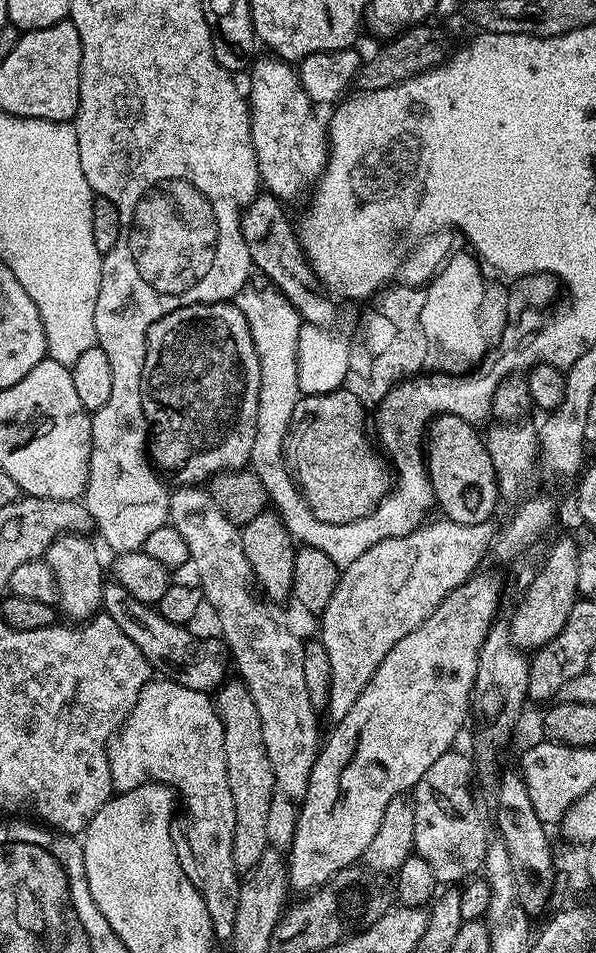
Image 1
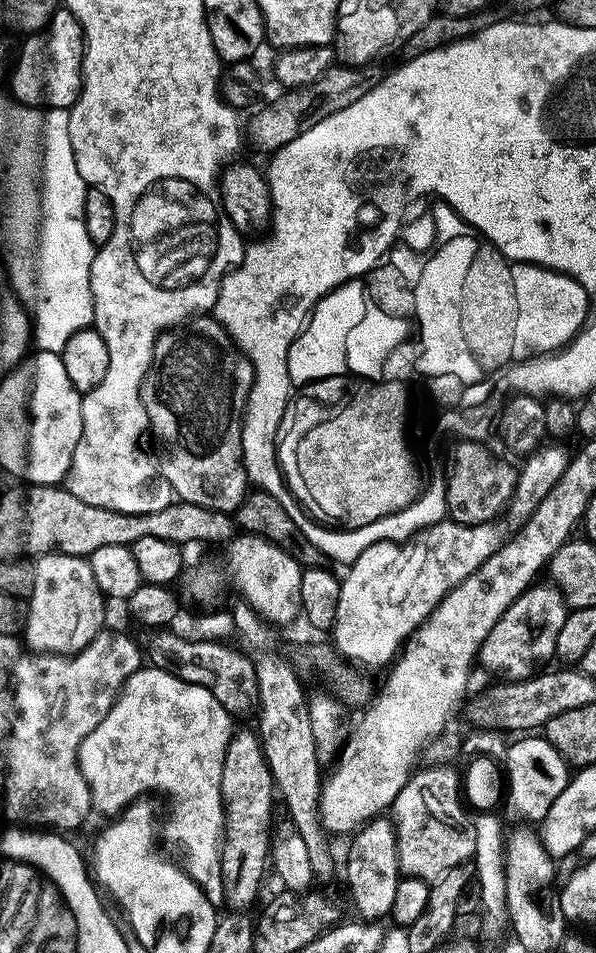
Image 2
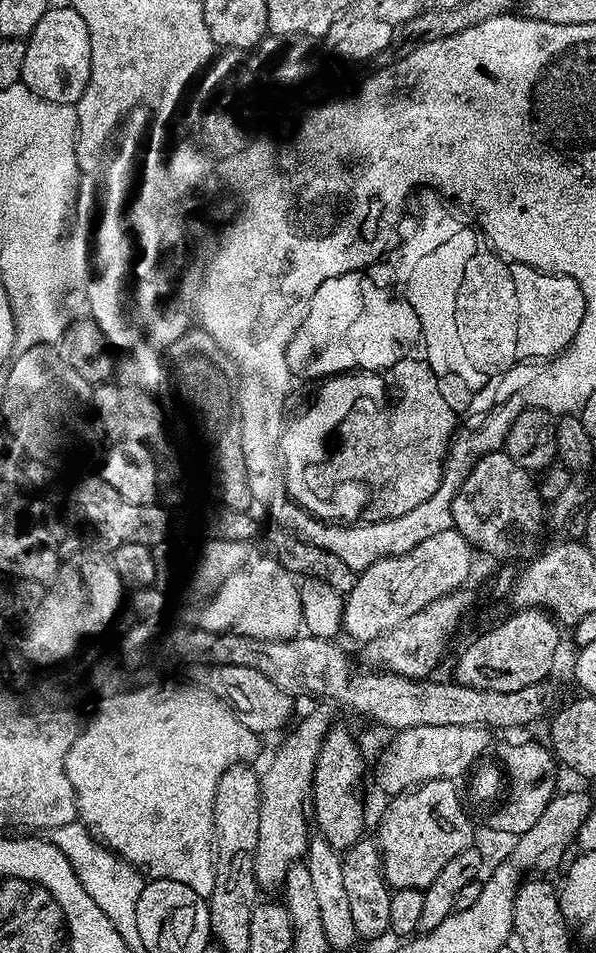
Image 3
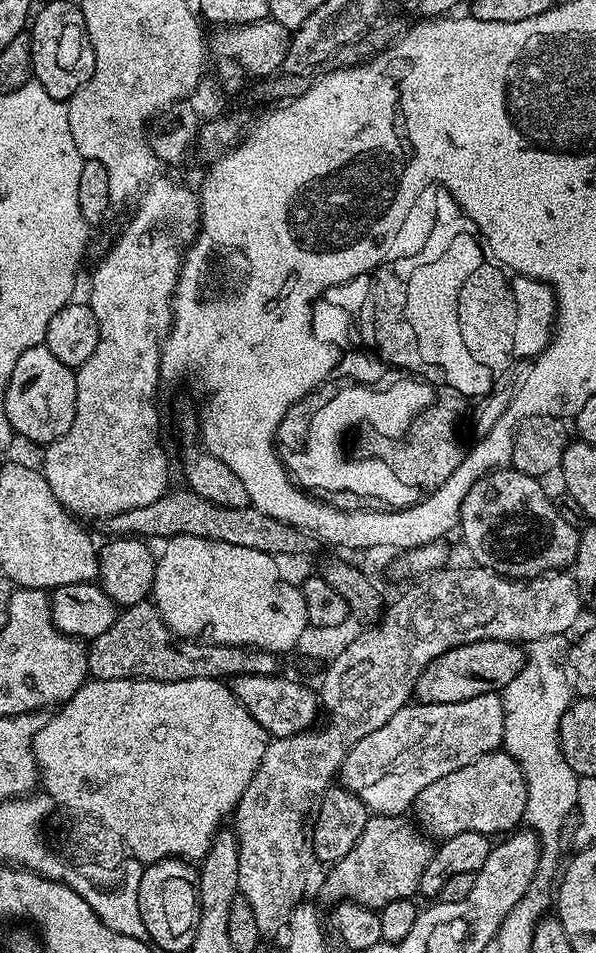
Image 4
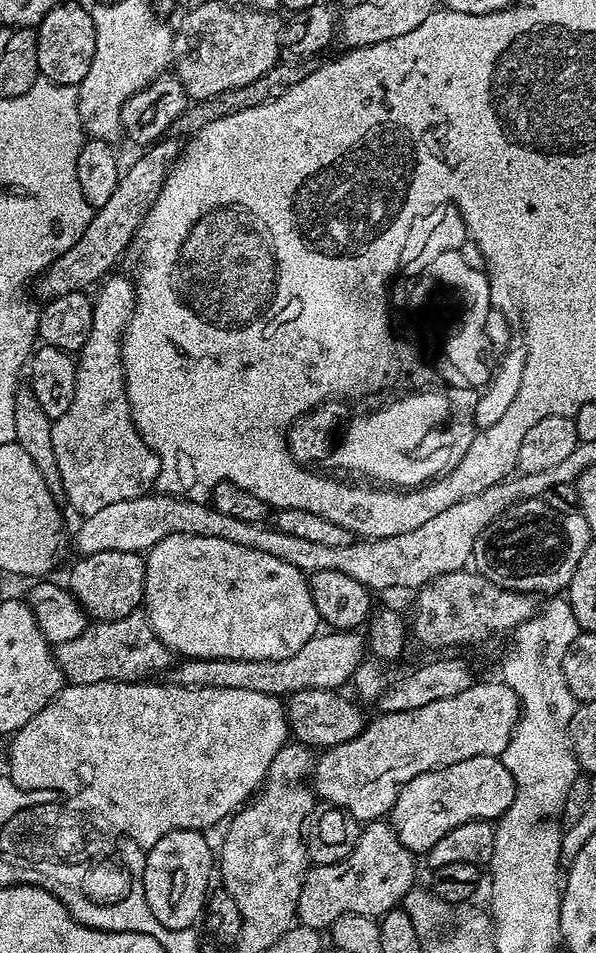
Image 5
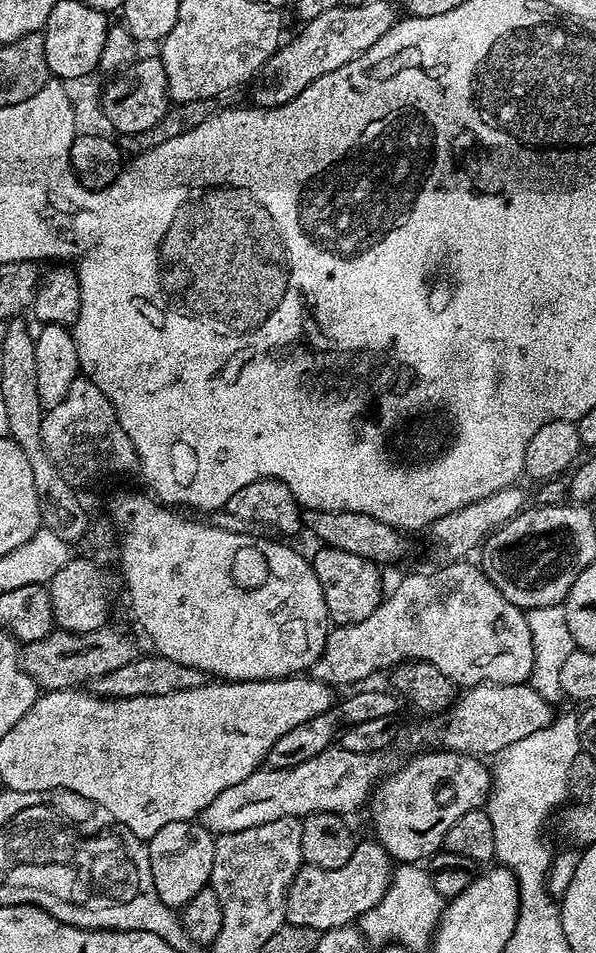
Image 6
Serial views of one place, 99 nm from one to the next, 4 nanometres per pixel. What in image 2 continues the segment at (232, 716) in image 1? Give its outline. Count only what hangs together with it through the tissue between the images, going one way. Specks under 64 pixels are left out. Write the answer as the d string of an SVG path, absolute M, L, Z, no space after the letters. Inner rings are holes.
M240 727L232 733L222 762L222 798L224 799L224 841L222 842L222 886L227 907L244 910L252 903L270 868L272 846L272 798L274 787L270 766L263 754L259 735Z

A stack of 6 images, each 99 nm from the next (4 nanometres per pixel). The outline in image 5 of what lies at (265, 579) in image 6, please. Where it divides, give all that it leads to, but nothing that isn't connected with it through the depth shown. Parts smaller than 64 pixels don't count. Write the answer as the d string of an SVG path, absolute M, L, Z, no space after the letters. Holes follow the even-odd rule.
M174 534L170 538L162 538L153 548L149 548L144 561L146 580L144 582L143 611L148 614L148 621L154 634L177 657L190 660L202 658L226 658L227 660L277 660L290 658L310 642L310 638L317 635L322 621L316 612L314 598L308 589L305 573L299 572L290 562L282 562L282 558L274 558L274 554L266 554L262 550L250 550L246 546L238 546L234 542L226 542L222 538L202 538L194 534Z

